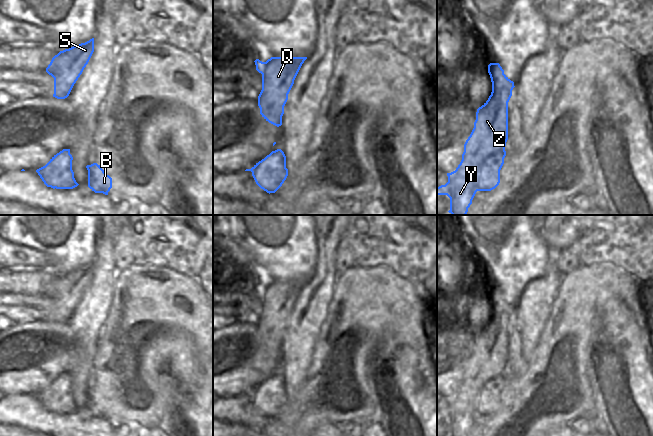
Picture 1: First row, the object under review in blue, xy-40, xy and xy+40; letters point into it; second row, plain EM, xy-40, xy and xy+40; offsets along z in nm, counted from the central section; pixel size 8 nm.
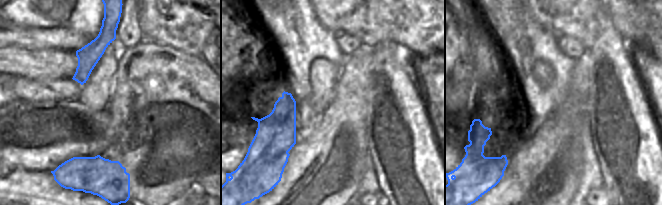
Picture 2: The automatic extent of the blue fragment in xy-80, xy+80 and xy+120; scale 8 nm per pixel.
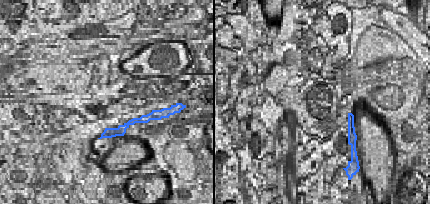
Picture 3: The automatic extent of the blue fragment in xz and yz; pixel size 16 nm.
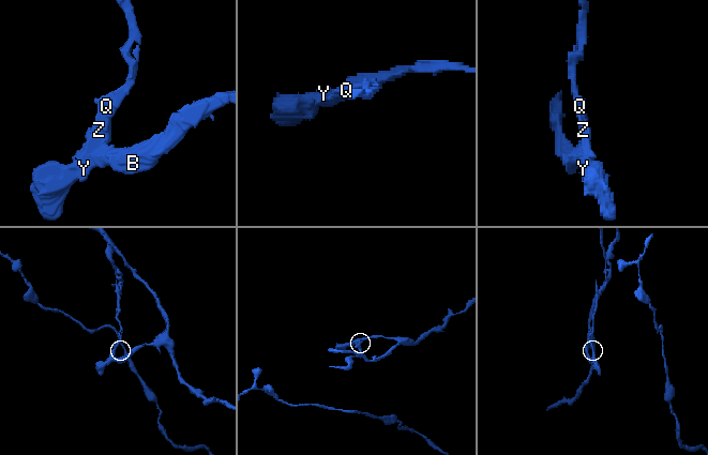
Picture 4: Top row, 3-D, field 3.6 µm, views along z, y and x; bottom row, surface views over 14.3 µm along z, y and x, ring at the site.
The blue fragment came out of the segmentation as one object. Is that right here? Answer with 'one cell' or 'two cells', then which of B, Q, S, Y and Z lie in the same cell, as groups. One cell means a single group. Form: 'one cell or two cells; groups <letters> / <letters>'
two cells; groups B / Q S Y Z

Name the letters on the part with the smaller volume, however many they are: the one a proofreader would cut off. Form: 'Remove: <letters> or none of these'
Remove: Q, S, Y, Z

